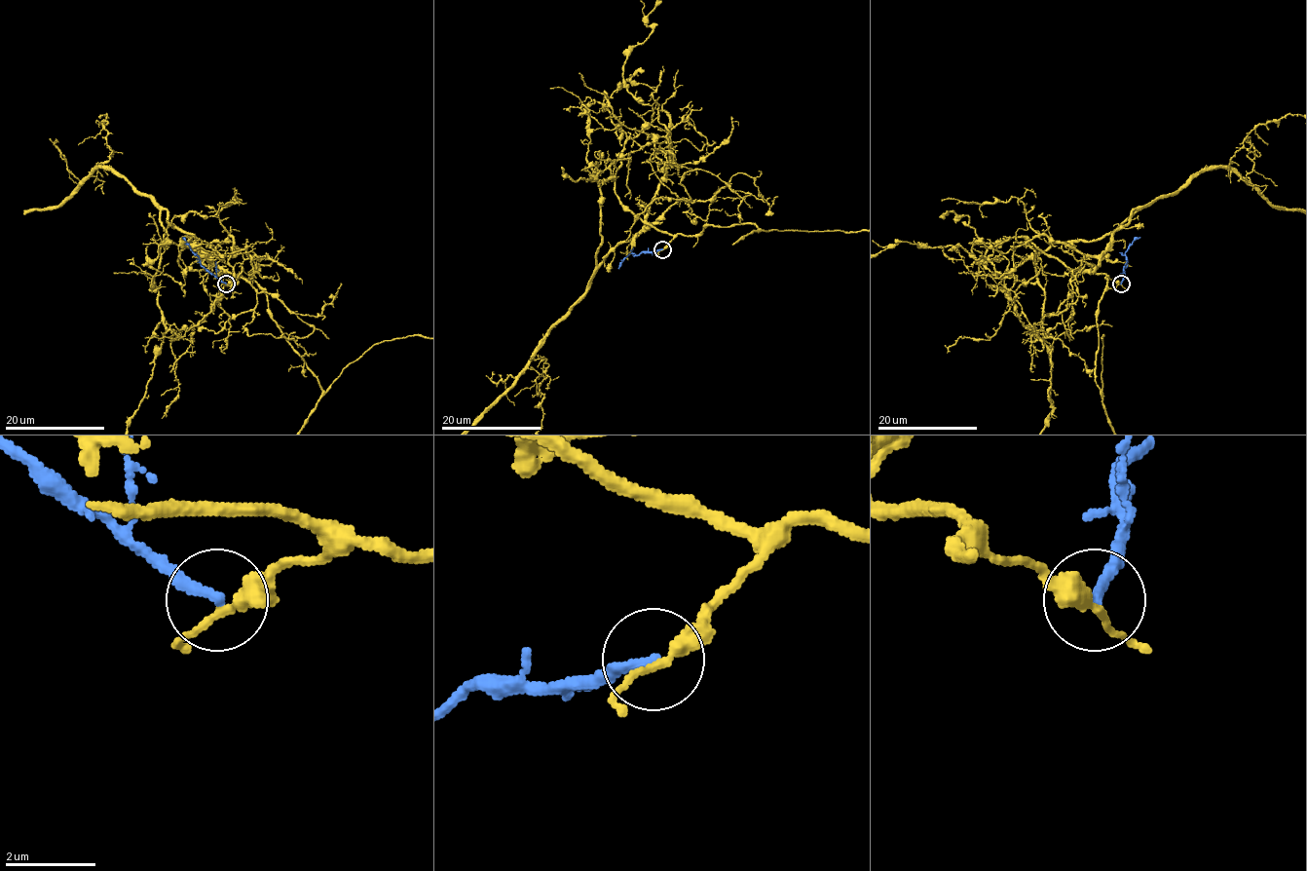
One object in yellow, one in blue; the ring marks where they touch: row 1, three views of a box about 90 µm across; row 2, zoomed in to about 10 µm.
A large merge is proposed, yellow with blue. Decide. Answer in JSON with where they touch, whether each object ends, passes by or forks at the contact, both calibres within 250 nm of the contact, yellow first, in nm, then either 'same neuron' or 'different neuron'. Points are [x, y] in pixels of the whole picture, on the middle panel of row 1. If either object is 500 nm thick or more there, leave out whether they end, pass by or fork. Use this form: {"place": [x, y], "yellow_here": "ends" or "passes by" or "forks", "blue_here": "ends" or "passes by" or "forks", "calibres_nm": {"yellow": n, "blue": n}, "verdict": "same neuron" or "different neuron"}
{"place": [662, 249], "yellow_here": "passes by", "blue_here": "ends", "calibres_nm": {"yellow": 220, "blue": 260}, "verdict": "different neuron"}

